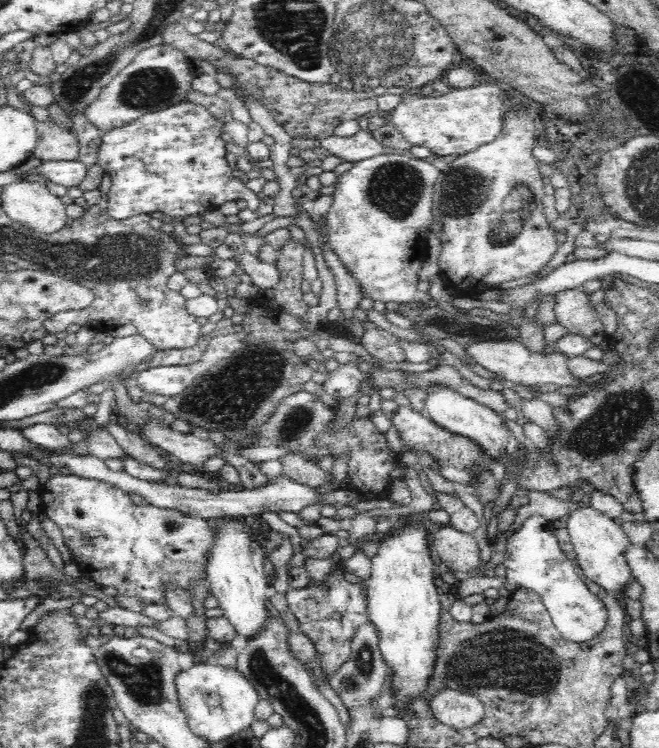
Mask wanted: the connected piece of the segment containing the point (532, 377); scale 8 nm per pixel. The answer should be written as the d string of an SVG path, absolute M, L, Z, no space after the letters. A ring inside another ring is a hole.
M476 342L466 348L467 354L498 377L514 384L526 384L536 386L544 384L556 384L558 387L574 387L580 383L570 377L567 368L567 357L557 350L552 354L545 354L544 351L533 351L524 343L520 342Z

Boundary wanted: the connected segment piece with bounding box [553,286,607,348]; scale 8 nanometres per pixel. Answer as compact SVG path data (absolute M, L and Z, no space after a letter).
M582 286L572 291L560 291L554 297L557 323L564 326L568 334L589 340L592 348L598 348L607 340L596 308L590 303L590 294Z

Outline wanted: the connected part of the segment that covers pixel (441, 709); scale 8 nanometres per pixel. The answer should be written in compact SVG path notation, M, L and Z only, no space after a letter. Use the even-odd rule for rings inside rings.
M442 689L429 700L429 711L440 724L462 730L480 722L485 710L482 701L474 695Z

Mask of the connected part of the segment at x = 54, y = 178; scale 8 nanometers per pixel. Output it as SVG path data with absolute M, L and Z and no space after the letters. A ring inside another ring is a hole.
M78 159L41 162L31 169L34 174L40 174L48 182L65 186L67 189L78 187L87 176L86 166Z

